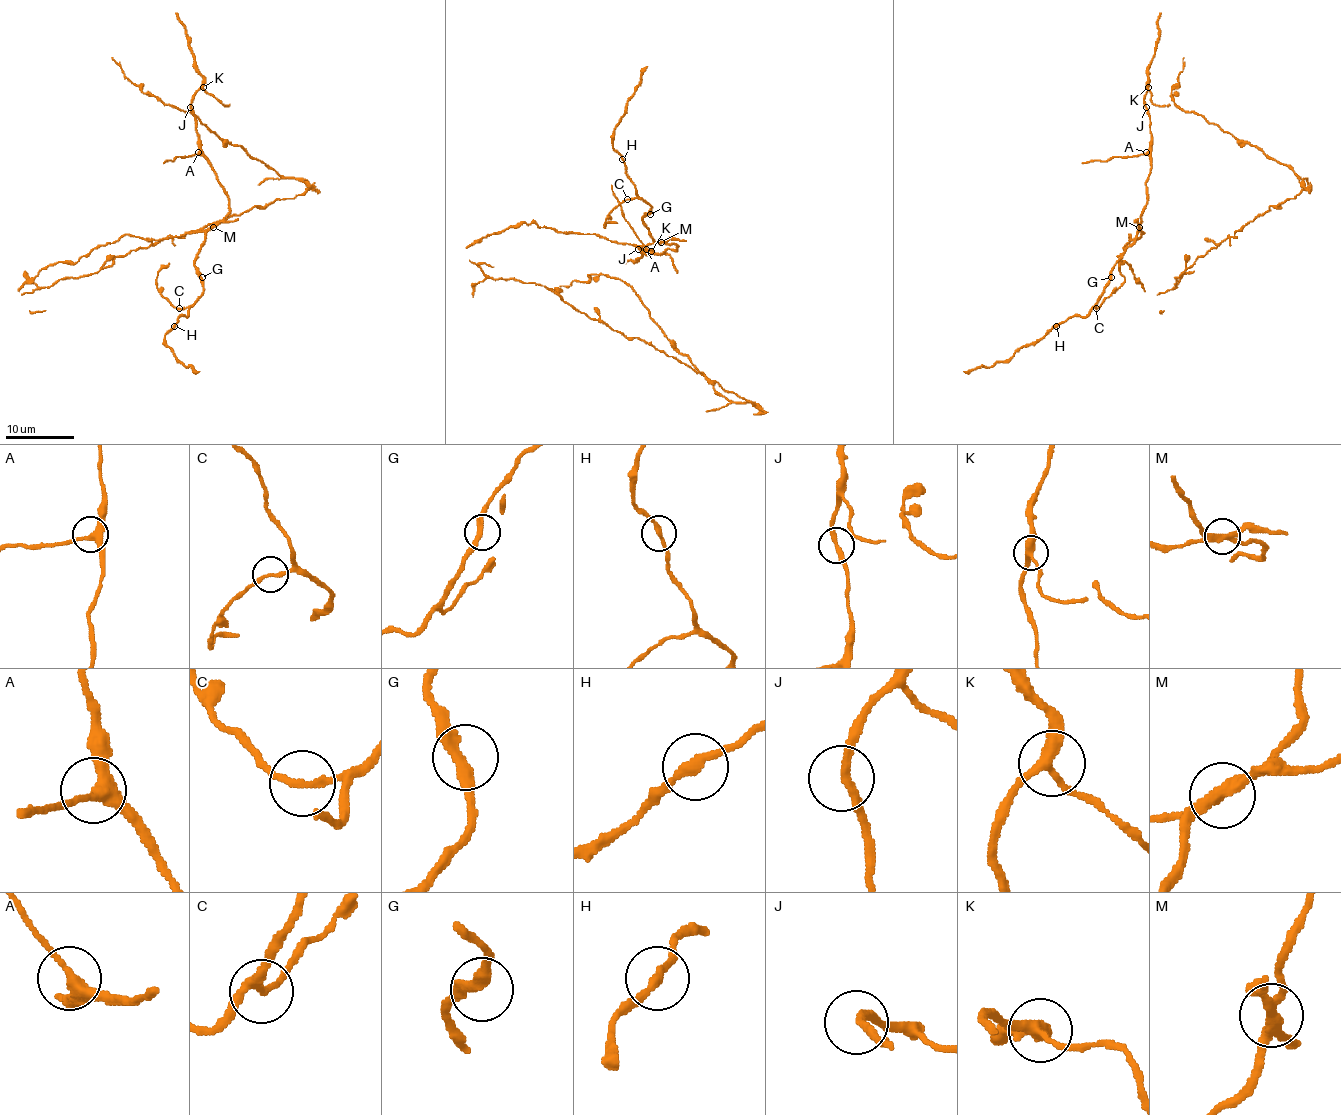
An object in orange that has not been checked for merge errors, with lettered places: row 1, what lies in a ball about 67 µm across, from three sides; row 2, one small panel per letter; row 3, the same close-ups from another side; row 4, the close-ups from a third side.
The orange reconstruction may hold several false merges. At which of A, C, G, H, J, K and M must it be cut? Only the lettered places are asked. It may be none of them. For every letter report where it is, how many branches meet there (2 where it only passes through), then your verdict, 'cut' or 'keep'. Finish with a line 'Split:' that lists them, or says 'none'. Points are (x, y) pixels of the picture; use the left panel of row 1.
A: place (198, 152); branches 3; keep
C: place (179, 308); branches 2; cut
G: place (202, 277); branches 2; keep
H: place (174, 326); branches 2; keep
J: place (190, 107); branches 2; keep
K: place (203, 87); branches 3; keep
M: place (213, 227); branches 3; cut
Split: C, M

